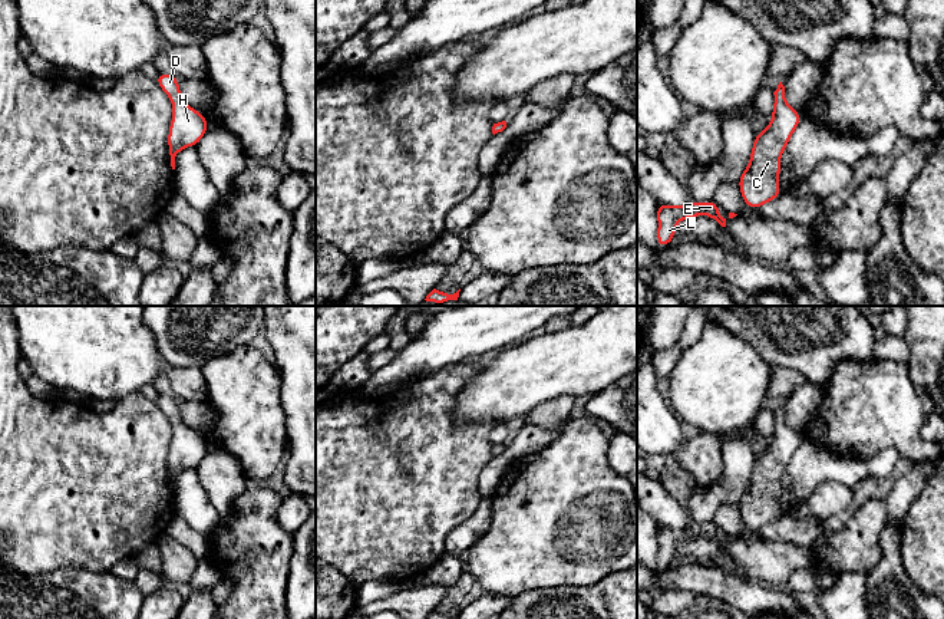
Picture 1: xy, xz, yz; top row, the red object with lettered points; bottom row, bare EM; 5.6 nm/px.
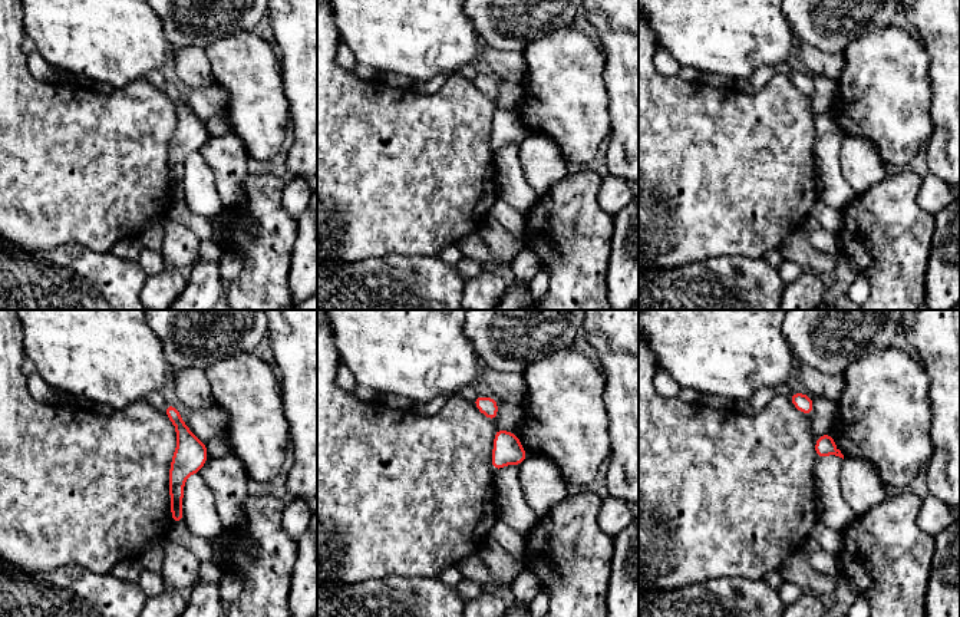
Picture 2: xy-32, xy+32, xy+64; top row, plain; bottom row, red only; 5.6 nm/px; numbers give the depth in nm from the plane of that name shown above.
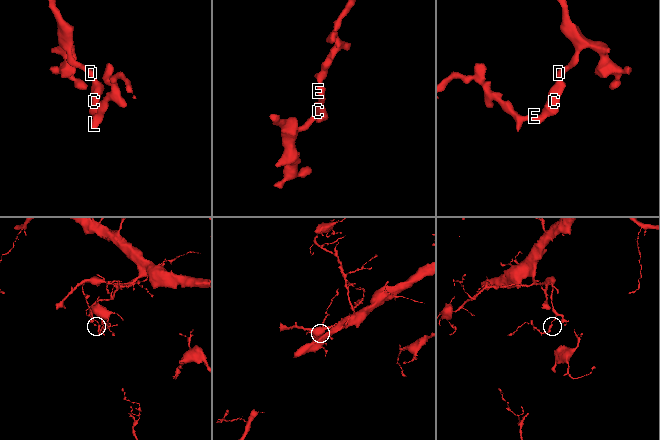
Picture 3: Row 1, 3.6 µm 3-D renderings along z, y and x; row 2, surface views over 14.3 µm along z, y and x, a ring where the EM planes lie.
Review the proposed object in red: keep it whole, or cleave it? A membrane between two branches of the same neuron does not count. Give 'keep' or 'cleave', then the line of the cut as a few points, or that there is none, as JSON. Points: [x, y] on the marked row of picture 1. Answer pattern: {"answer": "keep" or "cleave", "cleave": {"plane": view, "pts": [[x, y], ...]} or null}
{"answer": "keep", "cleave": null}

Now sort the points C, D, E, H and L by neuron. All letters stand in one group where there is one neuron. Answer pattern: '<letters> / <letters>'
C D E H L

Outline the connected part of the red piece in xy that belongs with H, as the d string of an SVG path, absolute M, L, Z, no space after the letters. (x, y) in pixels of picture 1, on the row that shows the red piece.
M159 73L155 82L172 102L172 121L168 132L171 167L175 169L175 157L187 146L197 146L208 131L208 121L197 109L181 99L178 79L171 73Z

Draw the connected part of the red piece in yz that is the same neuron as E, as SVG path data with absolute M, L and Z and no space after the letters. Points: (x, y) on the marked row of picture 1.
M712 200L706 203L693 201L689 205L664 205L657 203L657 246L664 247L673 241L676 225L680 220L694 218L704 214L726 227L726 218L719 213L719 205Z

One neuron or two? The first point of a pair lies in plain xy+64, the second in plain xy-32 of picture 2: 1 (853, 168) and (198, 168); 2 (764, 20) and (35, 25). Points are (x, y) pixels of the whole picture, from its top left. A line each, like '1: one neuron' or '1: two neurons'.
1: two neurons
2: one neuron

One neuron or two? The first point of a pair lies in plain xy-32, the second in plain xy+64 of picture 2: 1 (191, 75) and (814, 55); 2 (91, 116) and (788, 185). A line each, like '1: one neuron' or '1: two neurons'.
1: one neuron
2: one neuron

